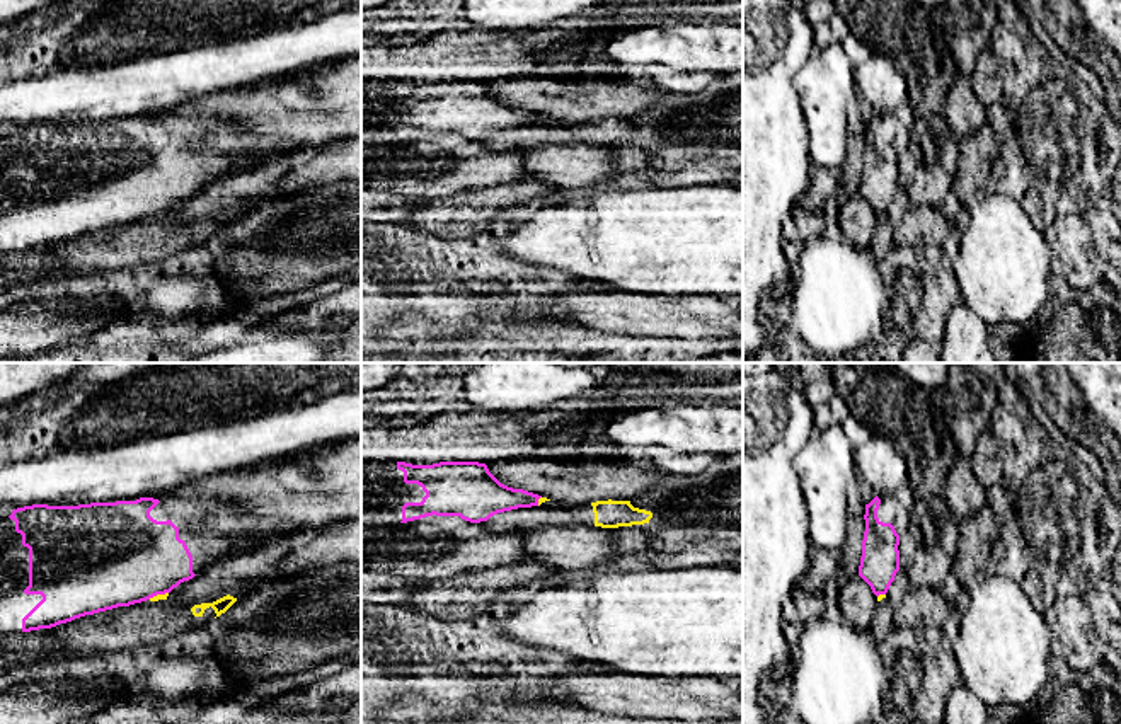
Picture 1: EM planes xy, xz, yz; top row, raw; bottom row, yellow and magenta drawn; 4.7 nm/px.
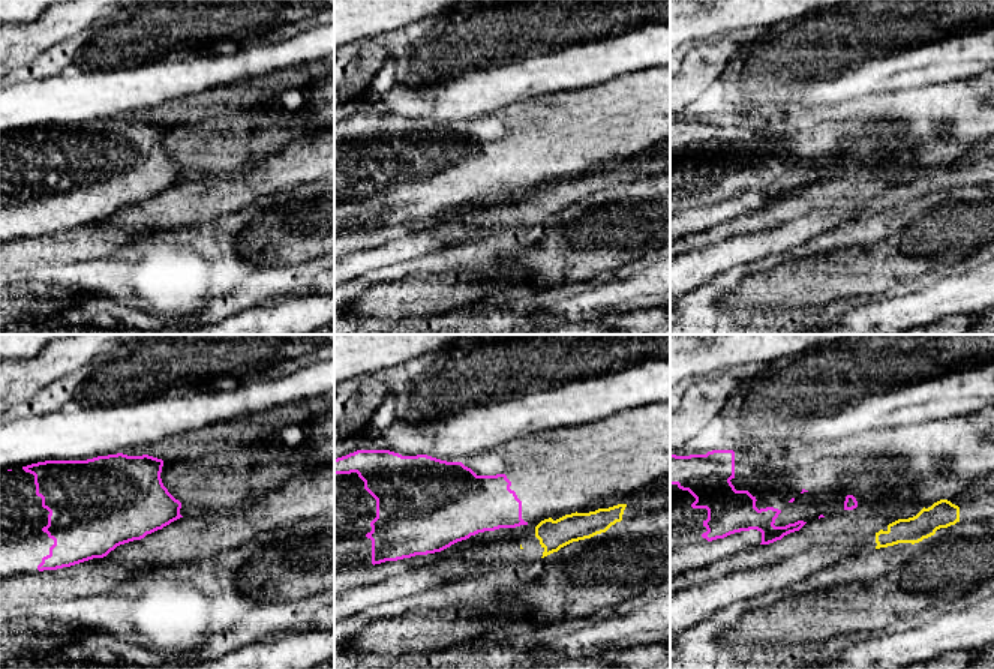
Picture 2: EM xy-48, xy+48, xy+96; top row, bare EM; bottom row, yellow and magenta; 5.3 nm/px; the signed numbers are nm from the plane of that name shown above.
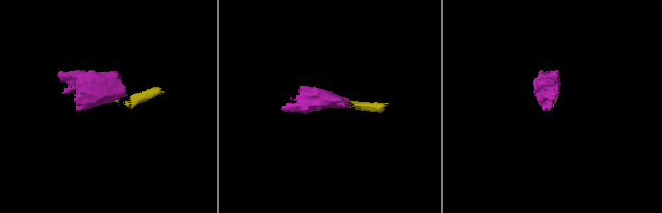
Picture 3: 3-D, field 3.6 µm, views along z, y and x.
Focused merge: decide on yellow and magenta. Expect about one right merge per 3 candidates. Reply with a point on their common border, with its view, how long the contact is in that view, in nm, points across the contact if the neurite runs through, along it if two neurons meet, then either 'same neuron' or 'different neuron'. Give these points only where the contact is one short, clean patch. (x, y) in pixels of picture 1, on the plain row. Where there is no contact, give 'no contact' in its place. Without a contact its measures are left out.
xy (157, 213) | 100 nm | along xy (167, 210), (149, 217) | different neuron

